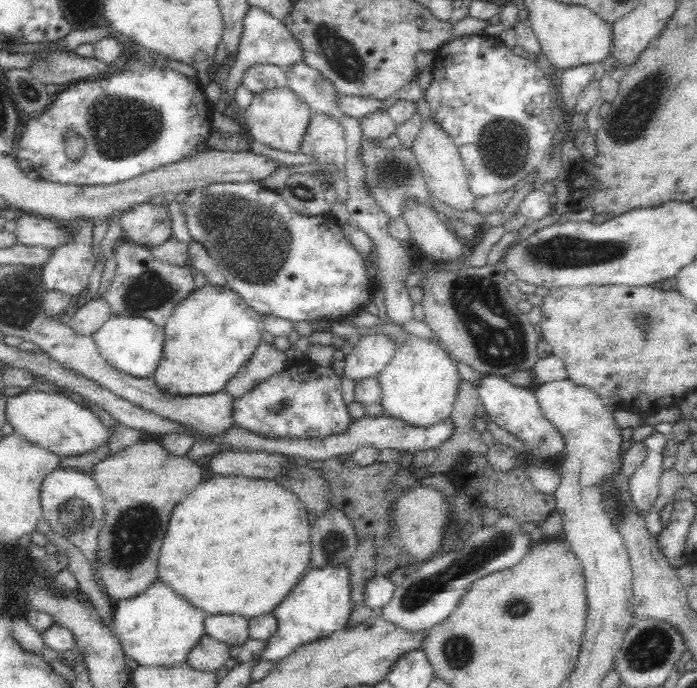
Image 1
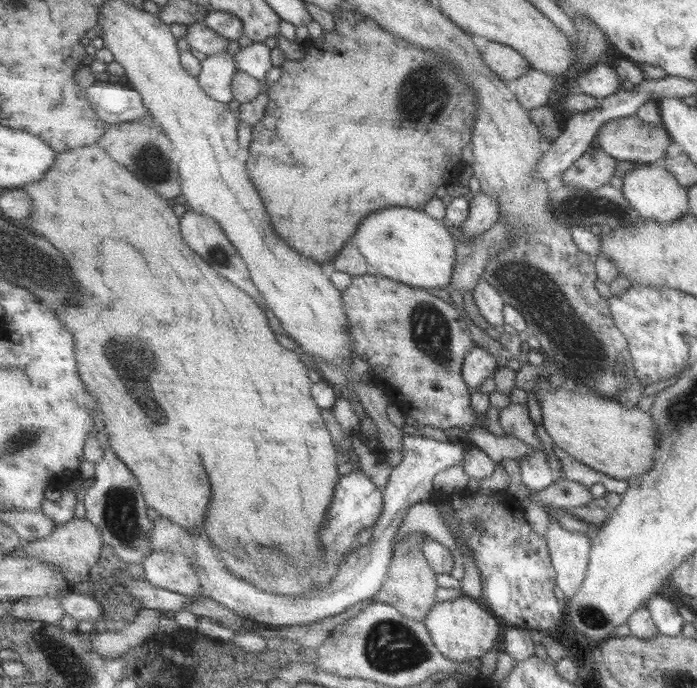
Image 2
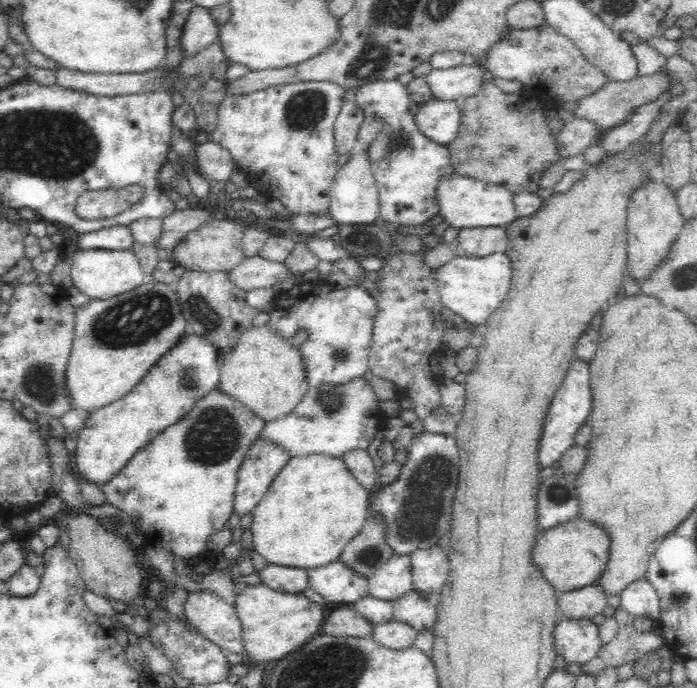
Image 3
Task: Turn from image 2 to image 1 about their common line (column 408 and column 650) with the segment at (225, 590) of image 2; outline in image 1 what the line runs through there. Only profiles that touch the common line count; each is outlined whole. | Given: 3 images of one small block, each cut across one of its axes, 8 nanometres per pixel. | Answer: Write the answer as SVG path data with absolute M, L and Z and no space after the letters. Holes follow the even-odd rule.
M656 430L646 437L647 458L628 477L630 502L634 505L636 514L644 519L652 512L650 508L655 508L654 504L660 496L660 477L664 472L663 450L668 437Z

